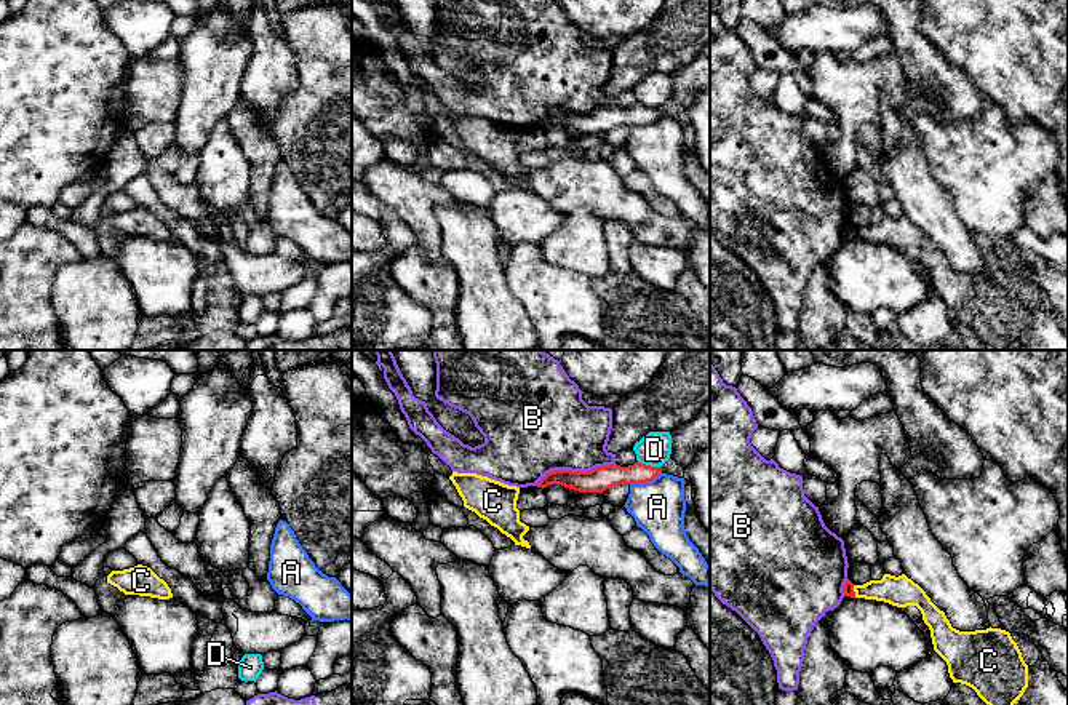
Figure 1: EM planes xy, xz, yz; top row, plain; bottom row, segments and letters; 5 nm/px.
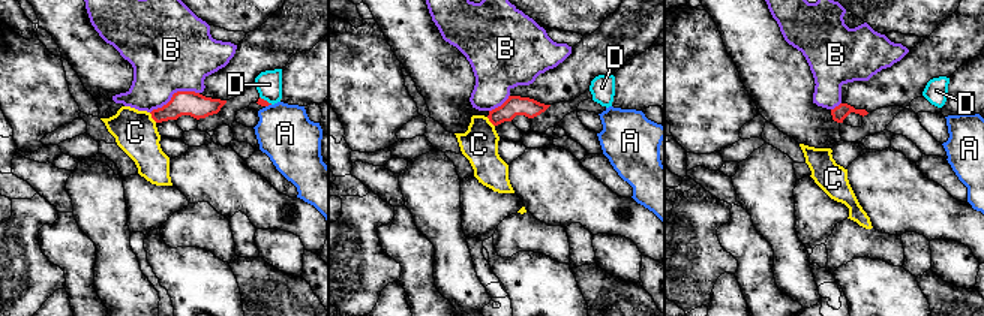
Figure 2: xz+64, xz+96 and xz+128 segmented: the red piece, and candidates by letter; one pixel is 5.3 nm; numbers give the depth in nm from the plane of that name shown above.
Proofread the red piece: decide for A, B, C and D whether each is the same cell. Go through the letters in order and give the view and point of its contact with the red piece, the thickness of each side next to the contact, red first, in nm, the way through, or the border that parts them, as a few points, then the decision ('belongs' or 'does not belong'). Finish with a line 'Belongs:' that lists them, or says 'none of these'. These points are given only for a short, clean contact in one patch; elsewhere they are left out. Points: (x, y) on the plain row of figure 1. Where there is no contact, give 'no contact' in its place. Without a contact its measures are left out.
A: contact xz (645, 123); calibres 120 and 260 nm; does not belong
B: contact xz (574, 114); calibres 120 and 420 nm; does not belong
C: contact yz (854, 234); calibres 50 and 150 nm; border yz (852, 227), (856, 238); does not belong
D: contact xz (649, 107); calibres 120 and 170 nm; does not belong
Belongs: none of these

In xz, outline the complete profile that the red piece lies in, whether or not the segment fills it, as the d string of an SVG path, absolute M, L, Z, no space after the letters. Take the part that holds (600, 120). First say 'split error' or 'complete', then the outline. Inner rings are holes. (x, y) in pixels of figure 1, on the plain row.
complete; M635 104L628 109L617 106L596 109L590 114L555 112L547 115L536 128L561 126L579 134L603 134L617 126L640 126L652 123L662 115L660 109Z

